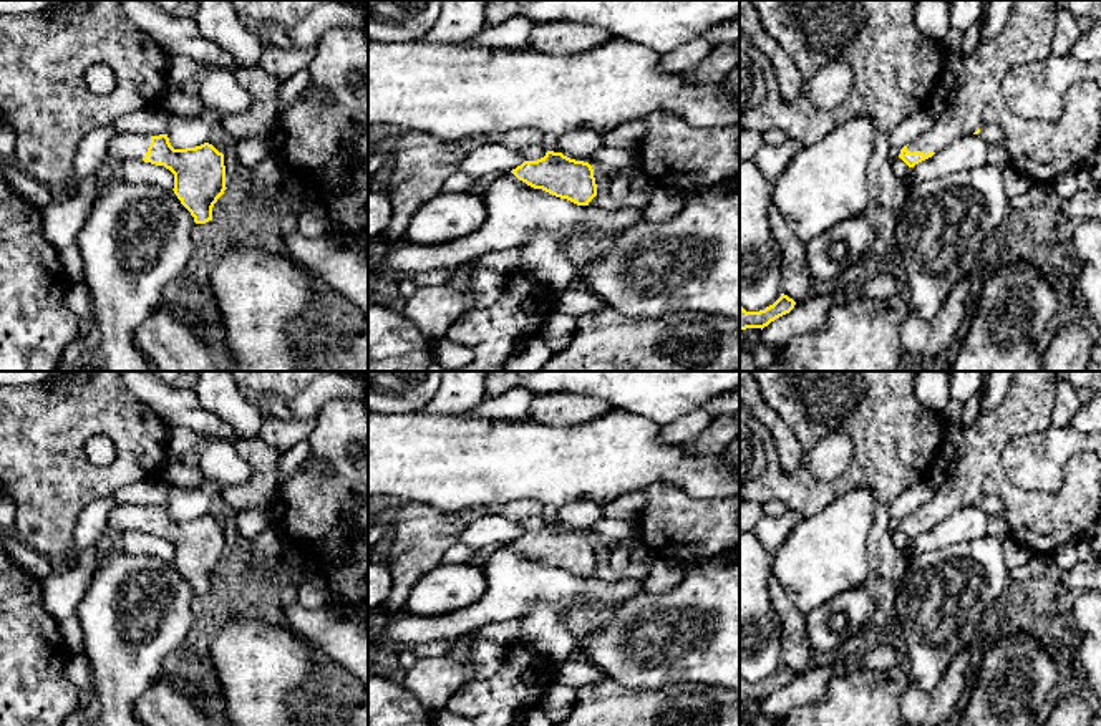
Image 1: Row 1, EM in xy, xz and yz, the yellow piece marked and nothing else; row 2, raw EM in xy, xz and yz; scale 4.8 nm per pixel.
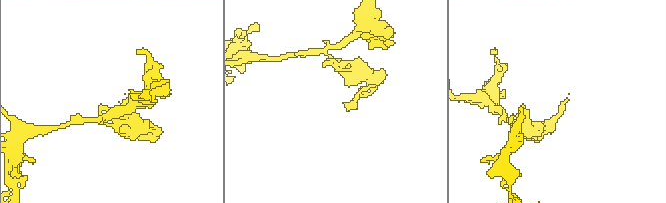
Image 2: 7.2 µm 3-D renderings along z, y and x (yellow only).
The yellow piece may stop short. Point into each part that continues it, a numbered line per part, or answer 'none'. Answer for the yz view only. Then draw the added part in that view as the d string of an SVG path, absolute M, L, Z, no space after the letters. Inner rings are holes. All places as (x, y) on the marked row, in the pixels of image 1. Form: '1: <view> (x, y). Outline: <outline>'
1: yz (1043, 150). Outline: M1013 0L1003 30L988 41L980 41L965 65L963 85L952 93L948 106L939 113L935 124L907 146L909 152L924 154L948 146L973 134L982 126L998 126L1003 133L1003 148L1013 166L1033 182L1053 184L1068 172L1088 167L1101 148L1101 88L1094 81L1078 81L1068 88L1058 119L1033 121L1006 108L1002 80L1020 65L1046 60L1056 27L1058 5L1055 0Z

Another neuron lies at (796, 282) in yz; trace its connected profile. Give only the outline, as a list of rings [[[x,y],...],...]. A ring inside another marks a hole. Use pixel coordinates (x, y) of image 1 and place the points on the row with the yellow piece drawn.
[[[773,202],[769,204],[769,224],[783,254],[781,290],[796,303],[804,302],[819,290],[806,262],[806,245],[786,225]]]

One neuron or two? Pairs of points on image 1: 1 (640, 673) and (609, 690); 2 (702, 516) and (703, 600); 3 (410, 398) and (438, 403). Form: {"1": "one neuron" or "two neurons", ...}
{"1": "two neurons", "2": "two neurons", "3": "two neurons"}

